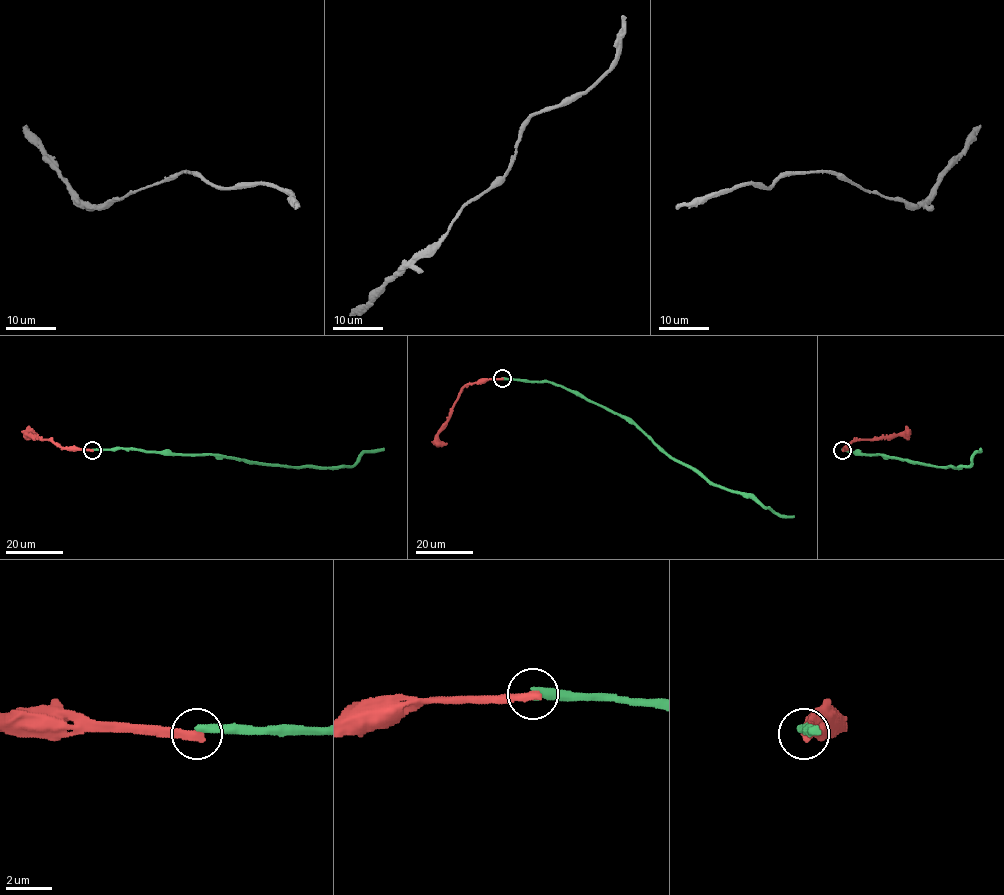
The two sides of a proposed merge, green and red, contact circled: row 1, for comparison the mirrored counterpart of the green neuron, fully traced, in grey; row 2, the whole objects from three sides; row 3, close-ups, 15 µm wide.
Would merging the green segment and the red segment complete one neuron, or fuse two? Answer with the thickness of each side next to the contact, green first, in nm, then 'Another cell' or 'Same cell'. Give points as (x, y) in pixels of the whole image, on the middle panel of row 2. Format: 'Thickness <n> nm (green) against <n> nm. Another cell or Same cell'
Thickness 400 nm (green) against 400 nm. Another cell

